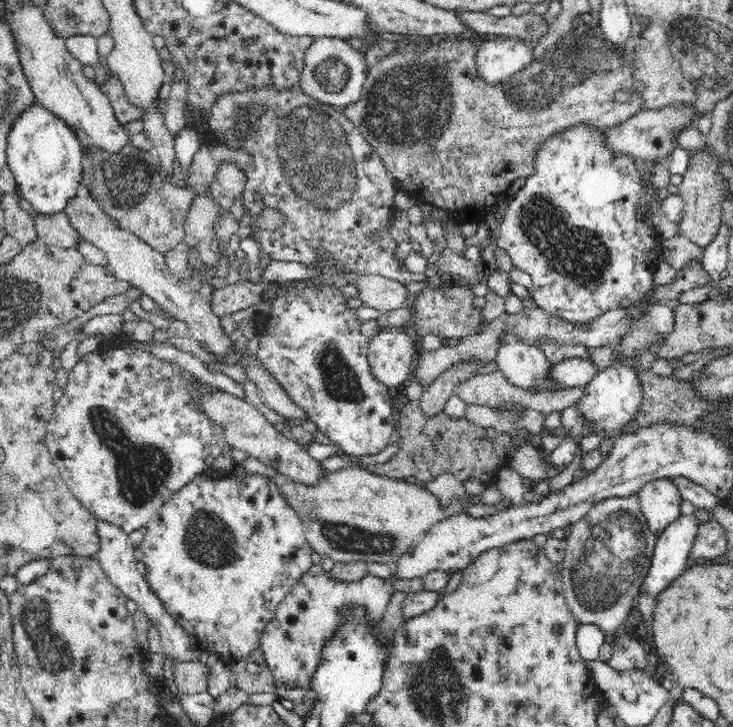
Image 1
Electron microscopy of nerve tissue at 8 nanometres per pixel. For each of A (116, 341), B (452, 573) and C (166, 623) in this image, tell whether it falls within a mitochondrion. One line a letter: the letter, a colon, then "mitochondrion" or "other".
A: other
B: other
C: other

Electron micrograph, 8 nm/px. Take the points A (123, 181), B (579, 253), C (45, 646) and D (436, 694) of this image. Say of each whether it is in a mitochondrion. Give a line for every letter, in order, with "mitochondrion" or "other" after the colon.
A: mitochondrion
B: mitochondrion
C: mitochondrion
D: mitochondrion

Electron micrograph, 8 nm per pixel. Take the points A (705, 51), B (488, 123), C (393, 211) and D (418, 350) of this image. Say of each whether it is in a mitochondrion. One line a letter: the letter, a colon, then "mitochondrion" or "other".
A: mitochondrion
B: mitochondrion
C: other
D: other

